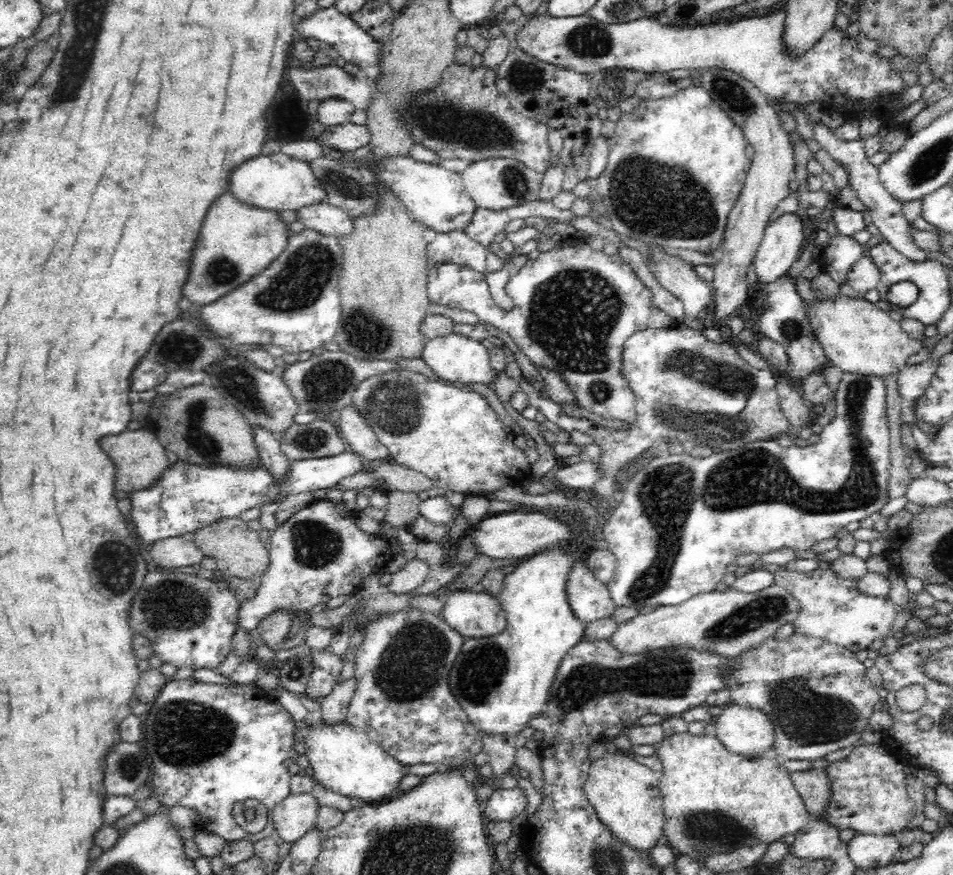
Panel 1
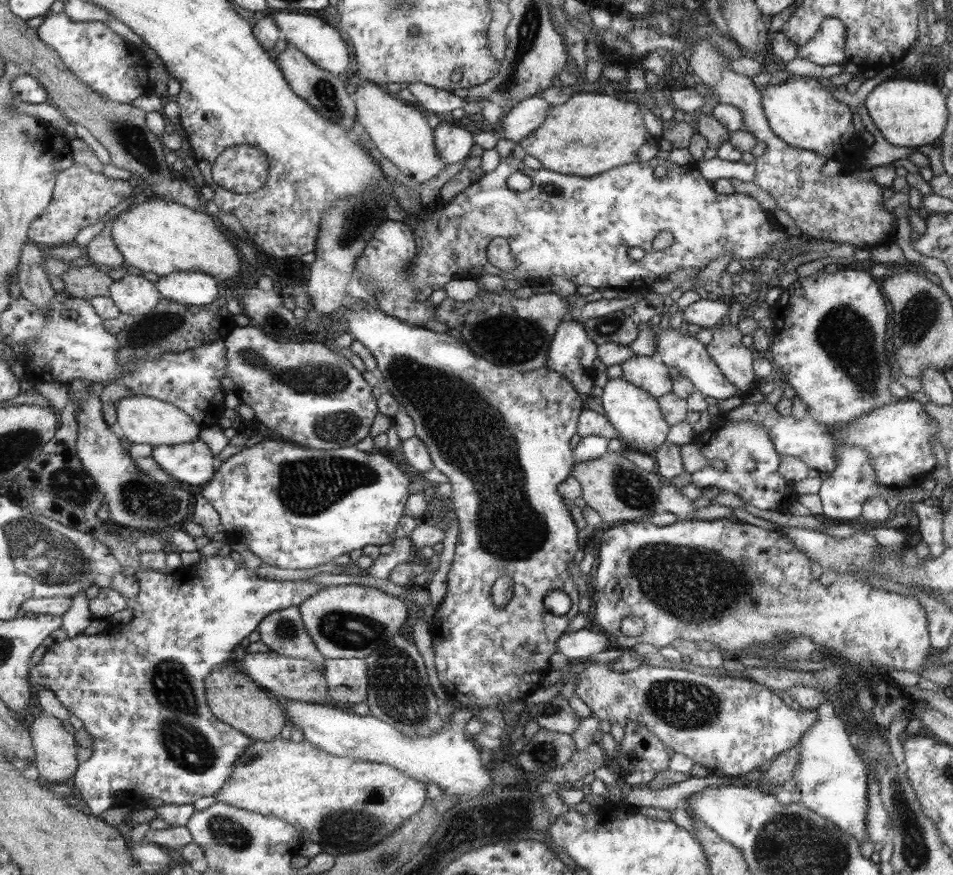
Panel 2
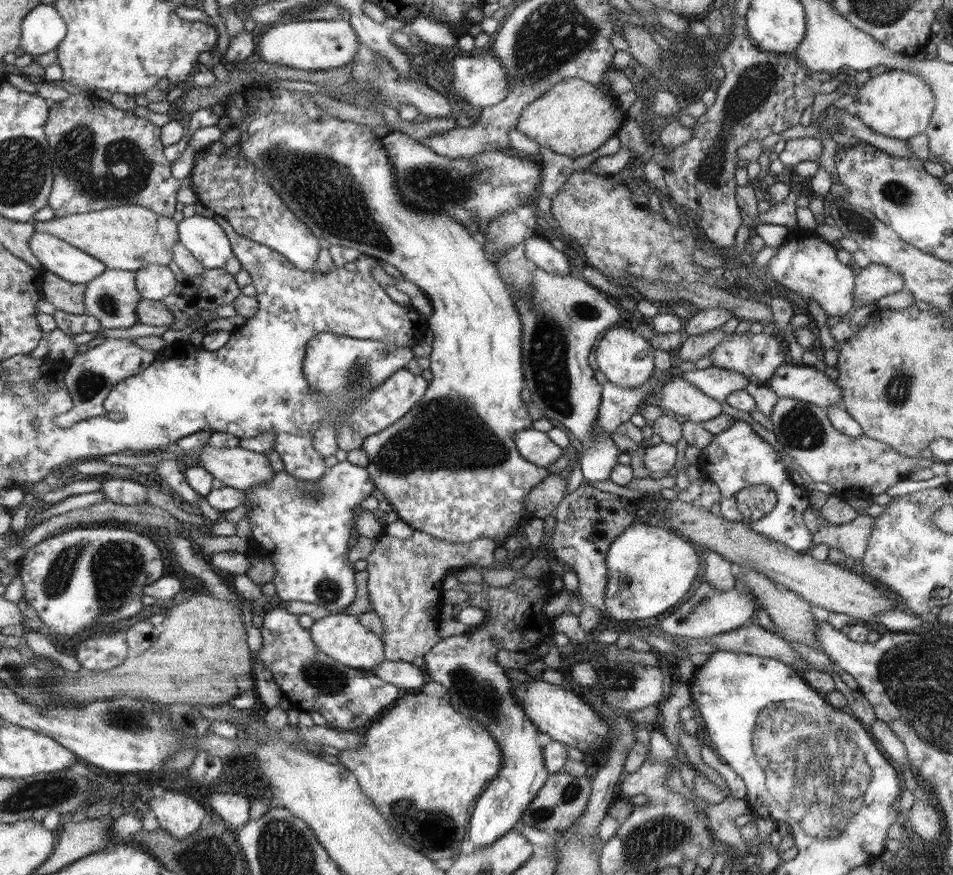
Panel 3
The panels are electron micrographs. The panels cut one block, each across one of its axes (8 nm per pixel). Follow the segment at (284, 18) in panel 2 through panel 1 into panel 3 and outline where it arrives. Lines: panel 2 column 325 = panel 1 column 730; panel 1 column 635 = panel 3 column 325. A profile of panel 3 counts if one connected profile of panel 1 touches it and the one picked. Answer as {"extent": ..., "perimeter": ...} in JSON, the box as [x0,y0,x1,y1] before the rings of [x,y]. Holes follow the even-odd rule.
{"extent":[257,19,360,70],"perimeter":[[[349,19],[288,21],[257,32],[258,58],[269,64],[298,70],[331,70],[349,64],[358,53],[360,40]]]}

